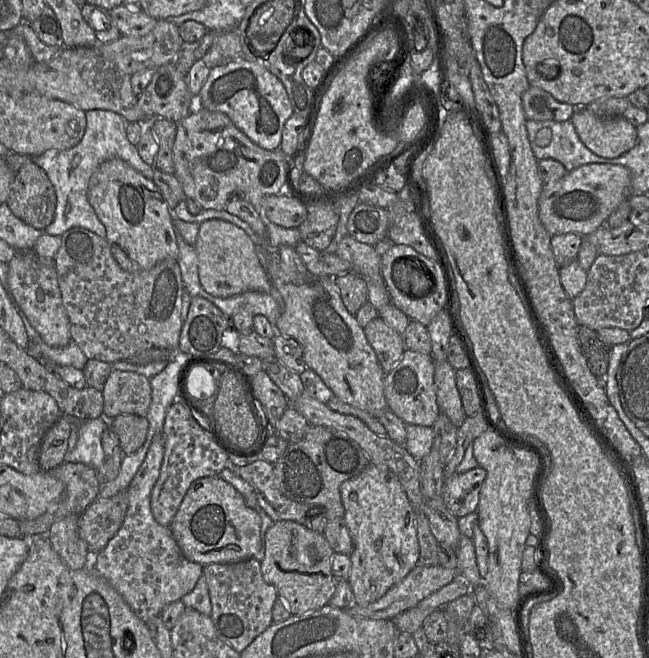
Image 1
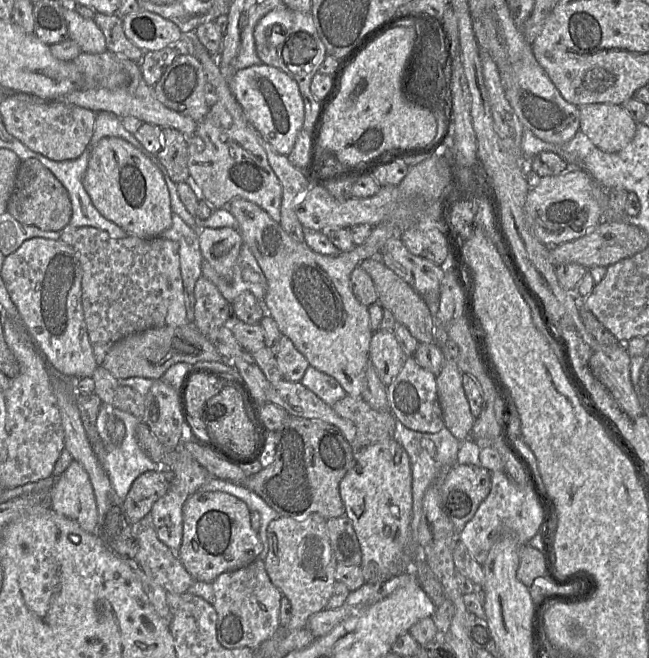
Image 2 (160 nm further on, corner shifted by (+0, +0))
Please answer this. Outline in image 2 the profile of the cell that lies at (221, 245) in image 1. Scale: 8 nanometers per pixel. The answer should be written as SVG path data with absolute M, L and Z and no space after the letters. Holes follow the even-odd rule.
M231 227L203 228L198 238L204 261L225 281L231 281L243 245L239 231Z

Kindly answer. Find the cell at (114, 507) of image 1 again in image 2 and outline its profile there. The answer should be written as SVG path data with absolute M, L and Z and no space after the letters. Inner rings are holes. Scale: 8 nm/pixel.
M167 469L141 474L133 482L123 502L127 519L134 524L148 515L153 504L167 493L172 482L173 474Z

